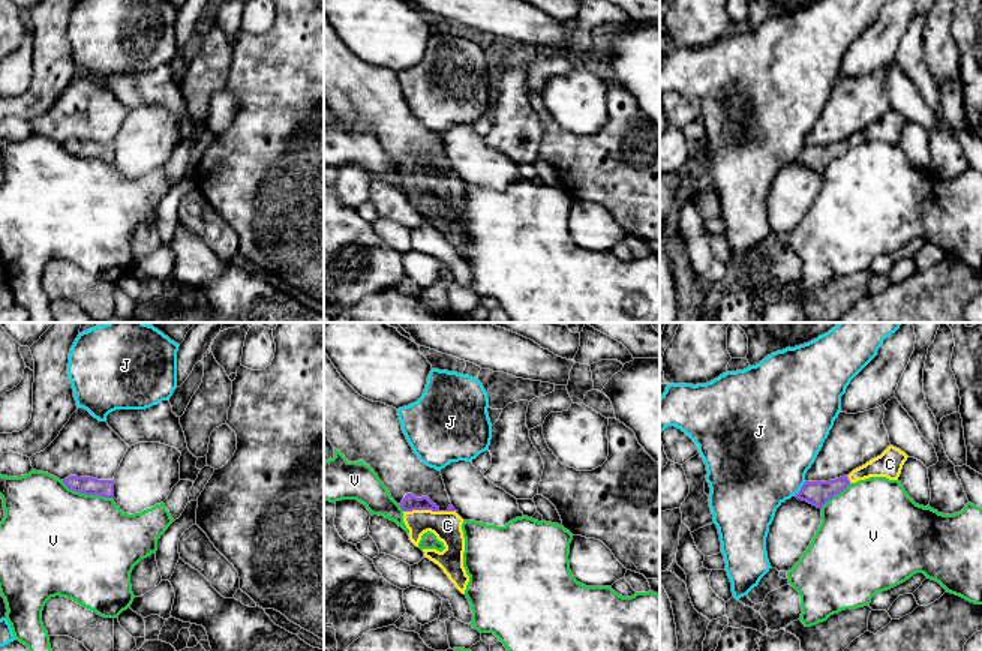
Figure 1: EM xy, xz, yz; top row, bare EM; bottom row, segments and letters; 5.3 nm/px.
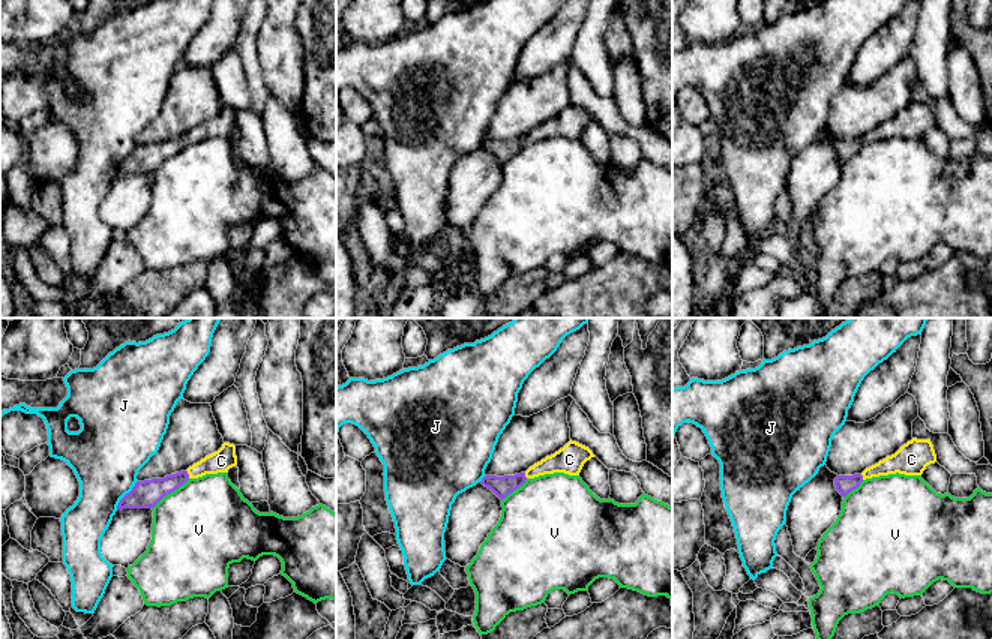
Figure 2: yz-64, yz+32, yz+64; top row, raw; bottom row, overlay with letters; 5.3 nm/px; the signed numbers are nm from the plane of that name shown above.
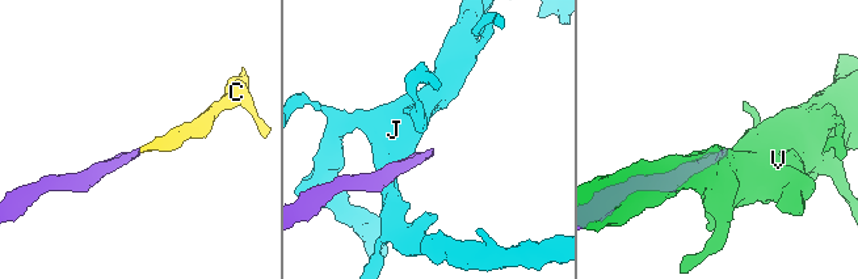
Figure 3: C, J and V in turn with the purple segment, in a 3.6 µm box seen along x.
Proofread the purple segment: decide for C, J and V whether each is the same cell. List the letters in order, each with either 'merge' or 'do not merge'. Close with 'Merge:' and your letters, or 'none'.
C: merge
J: do not merge
V: do not merge
Merge: C

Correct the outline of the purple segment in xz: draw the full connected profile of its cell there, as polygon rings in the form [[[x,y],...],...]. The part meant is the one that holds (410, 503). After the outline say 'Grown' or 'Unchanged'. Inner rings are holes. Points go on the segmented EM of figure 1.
[[[408,494],[399,506],[403,510],[403,522],[409,530],[409,540],[417,548],[421,536],[427,531],[444,543],[445,549],[442,552],[423,549],[424,556],[438,564],[454,586],[465,594],[469,576],[463,567],[463,519],[454,512],[451,504],[447,512],[441,512],[427,496],[417,498]]]. Grown

